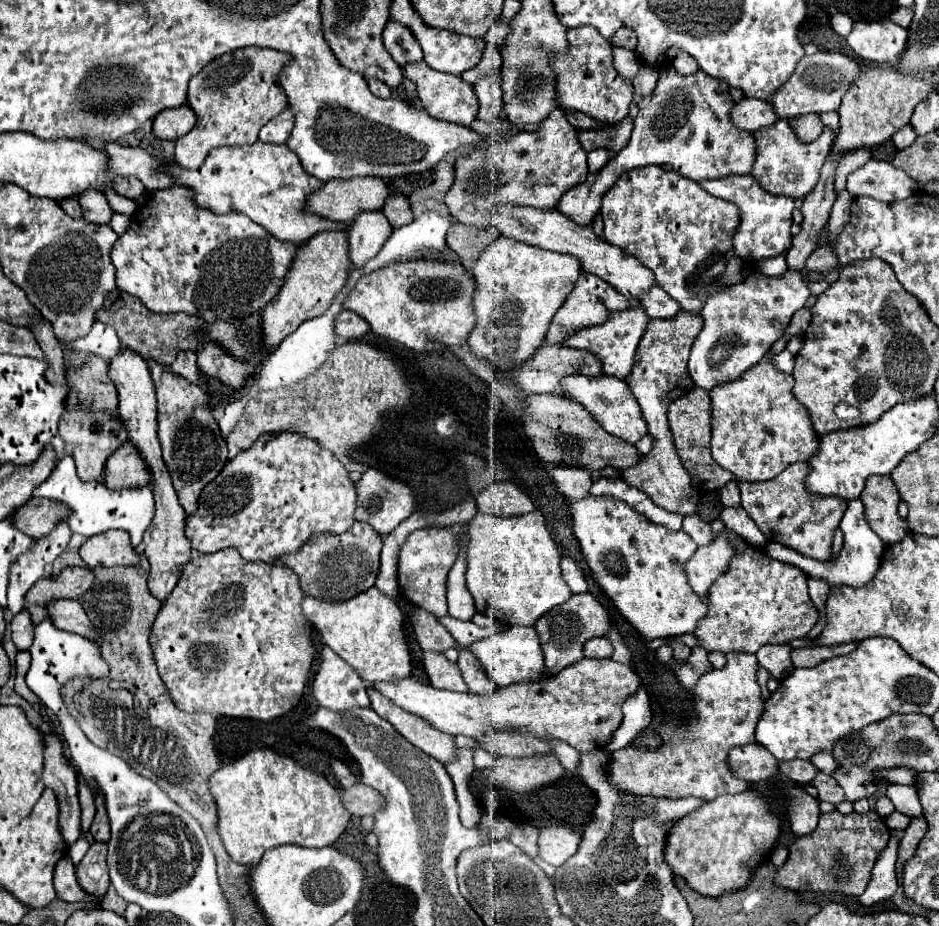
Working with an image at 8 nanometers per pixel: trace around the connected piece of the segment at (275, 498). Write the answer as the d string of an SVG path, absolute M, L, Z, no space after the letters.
M295 432L271 434L263 444L259 444L261 440L263 438L257 438L251 448L227 460L219 476L203 488L199 508L187 518L185 526L193 550L199 554L237 548L249 562L275 562L285 554L297 552L315 534L343 534L355 524L357 486L349 478L349 470L331 450L321 448L315 440Z

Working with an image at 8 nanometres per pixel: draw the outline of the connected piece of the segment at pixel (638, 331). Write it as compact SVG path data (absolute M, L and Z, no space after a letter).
M631 306L627 310L621 310L621 312L619 310L611 312L611 316L599 326L581 328L581 330L571 332L563 340L563 344L571 346L571 348L581 348L581 350L593 352L603 362L603 372L605 374L625 378L635 364L635 348L637 348L643 332L647 328L647 322L649 322L649 316L645 314L645 308L643 306Z

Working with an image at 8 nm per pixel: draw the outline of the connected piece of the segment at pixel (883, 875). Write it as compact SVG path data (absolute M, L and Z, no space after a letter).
M891 836L883 852L879 854L873 870L871 880L867 884L867 890L859 896L859 902L865 906L871 906L881 900L889 900L897 892L897 878L895 878L895 860L899 850L901 838Z

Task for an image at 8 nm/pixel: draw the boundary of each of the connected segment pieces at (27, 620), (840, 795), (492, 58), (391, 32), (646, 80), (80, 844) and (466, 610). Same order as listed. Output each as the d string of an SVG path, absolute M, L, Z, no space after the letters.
M21 610L13 622L11 622L11 632L13 632L13 642L17 650L27 650L33 644L33 620L27 610Z
M821 772L817 774L817 778L813 780L813 786L819 790L819 800L825 800L825 802L831 802L831 804L841 804L845 802L845 792L839 788L839 784L829 776L823 776Z
M487 44L485 54L483 54L483 60L481 60L473 70L463 72L463 74L461 74L461 80L473 84L479 76L485 76L485 74L491 74L491 72L497 72L497 74L499 74L499 70L501 70L501 62L503 62L503 60L501 60L499 50L495 50L493 44Z
M389 20L383 30L383 46L401 68L423 60L423 50L413 32L395 20Z
M643 64L637 72L637 76L633 78L633 90L639 94L639 96L645 96L645 94L651 94L655 84L657 84L657 78L659 78L659 72L655 68L649 68L647 64Z
M84 837L79 838L75 844L69 849L68 854L71 856L71 859L74 865L77 865L86 854L90 847L90 844Z
M467 538L463 540L463 550L453 564L449 576L447 576L447 602L449 602L449 616L457 620L471 620L475 616L475 606L473 606L473 596L469 594L465 586L465 548L467 548Z

